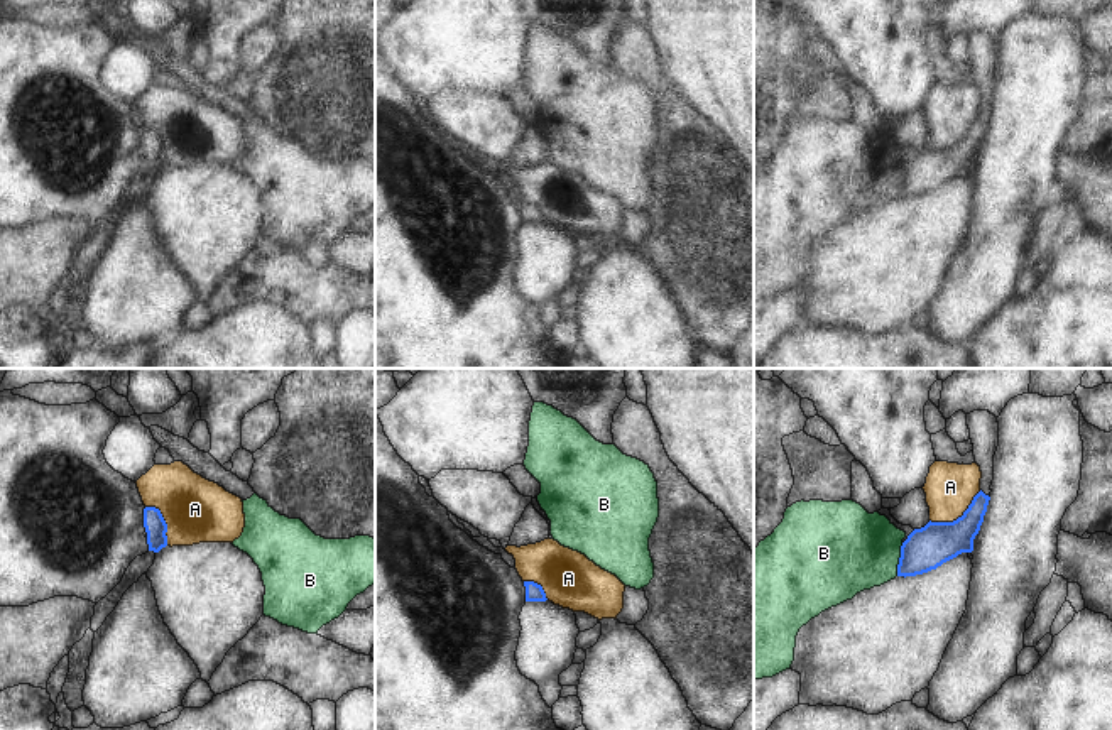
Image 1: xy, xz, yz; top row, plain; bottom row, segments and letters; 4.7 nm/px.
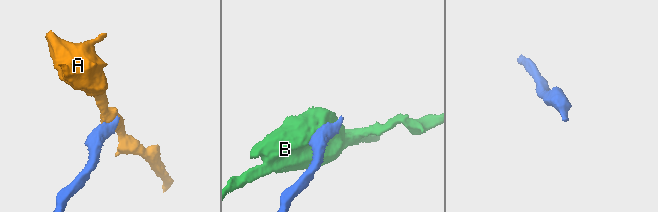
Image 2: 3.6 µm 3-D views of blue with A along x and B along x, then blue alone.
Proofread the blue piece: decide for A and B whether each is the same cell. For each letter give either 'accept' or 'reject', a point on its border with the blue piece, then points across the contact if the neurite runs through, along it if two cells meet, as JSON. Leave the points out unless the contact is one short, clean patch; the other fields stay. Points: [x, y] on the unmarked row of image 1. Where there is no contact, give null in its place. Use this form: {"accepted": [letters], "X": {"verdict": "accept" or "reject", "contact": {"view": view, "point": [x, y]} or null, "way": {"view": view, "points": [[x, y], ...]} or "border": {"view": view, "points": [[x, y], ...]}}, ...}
{"accepted": [], "A": {"verdict": "reject", "contact": {"view": "yz", "point": [959, 139]}, "border": {"view": "yz", "points": [[981, 112], [955, 141], [930, 142]]}}, "B": {"verdict": "reject", "contact": {"view": "yz", "point": [899, 181]}, "border": {"view": "yz", "points": [[903, 164], [896, 196]]}}}

